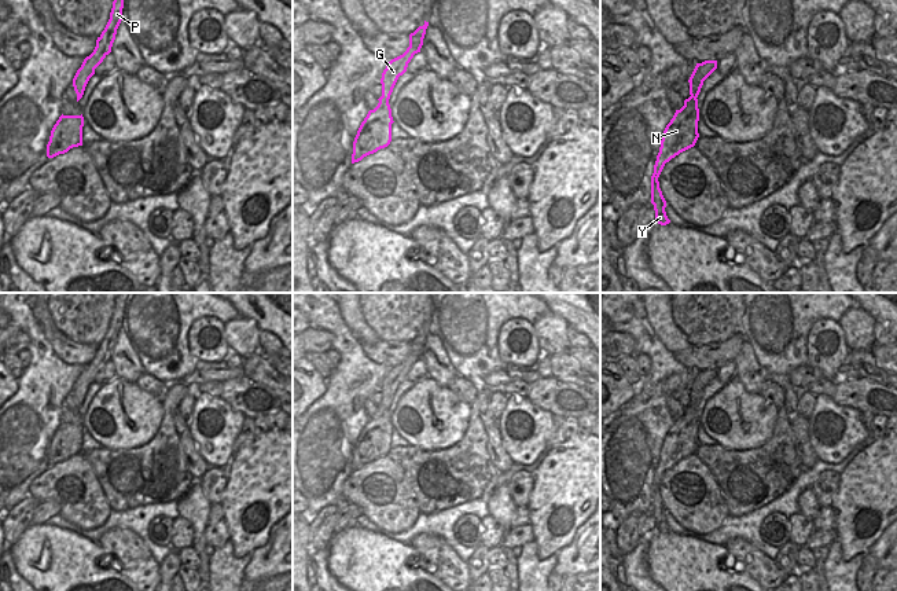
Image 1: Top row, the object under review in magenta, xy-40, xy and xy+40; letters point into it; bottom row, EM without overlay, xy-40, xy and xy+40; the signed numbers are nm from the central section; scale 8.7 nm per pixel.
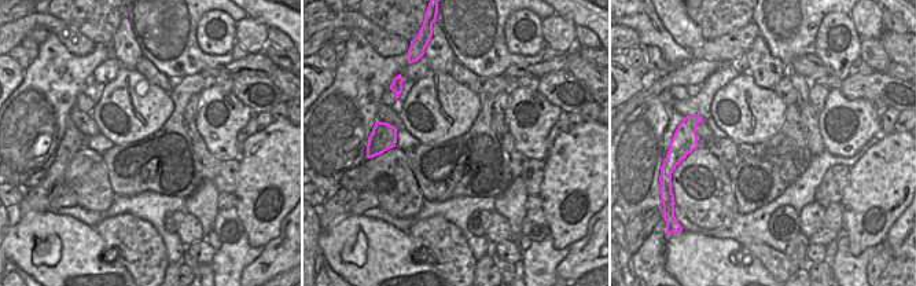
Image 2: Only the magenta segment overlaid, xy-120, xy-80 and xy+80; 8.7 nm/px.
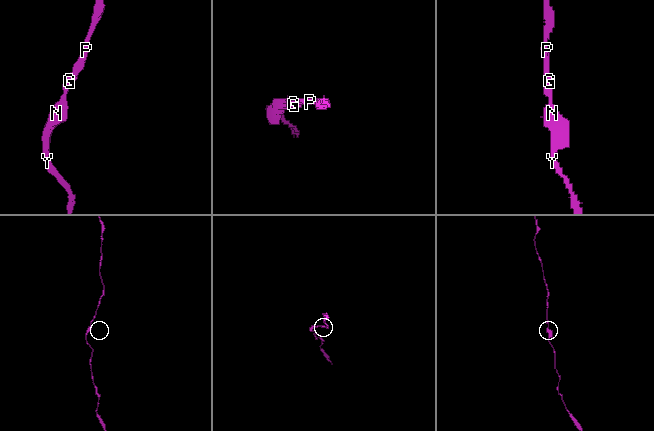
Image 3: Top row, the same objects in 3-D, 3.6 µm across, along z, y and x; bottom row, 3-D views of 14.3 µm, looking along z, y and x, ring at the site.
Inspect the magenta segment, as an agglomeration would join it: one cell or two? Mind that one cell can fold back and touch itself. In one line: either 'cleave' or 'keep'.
keep

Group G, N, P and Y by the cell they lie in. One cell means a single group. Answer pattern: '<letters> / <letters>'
G N P Y

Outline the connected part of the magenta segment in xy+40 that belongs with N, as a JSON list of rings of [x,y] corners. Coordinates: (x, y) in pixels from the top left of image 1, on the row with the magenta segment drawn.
[[[705,60],[696,63],[688,82],[690,82],[690,98],[684,100],[684,106],[680,110],[676,110],[673,118],[666,125],[659,153],[654,165],[654,173],[651,176],[651,203],[655,210],[655,221],[661,225],[666,225],[670,220],[666,216],[665,208],[666,201],[659,188],[658,177],[665,166],[672,158],[680,153],[695,146],[699,133],[698,133],[698,121],[699,121],[699,109],[698,109],[698,95],[703,85],[703,81],[717,69],[717,60]]]

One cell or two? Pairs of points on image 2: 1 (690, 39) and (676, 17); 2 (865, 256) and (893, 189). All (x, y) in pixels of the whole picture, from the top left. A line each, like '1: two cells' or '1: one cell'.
1: one cell
2: two cells

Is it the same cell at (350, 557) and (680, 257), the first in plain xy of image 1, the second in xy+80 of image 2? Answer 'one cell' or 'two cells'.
one cell

